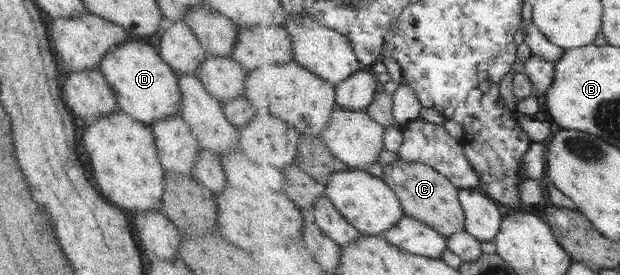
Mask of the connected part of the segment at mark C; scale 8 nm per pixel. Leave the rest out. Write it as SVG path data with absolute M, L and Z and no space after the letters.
M400 157L383 168L383 179L395 190L405 215L422 220L447 238L453 233L466 230L466 211L460 202L460 188L449 178L425 163L405 161Z

